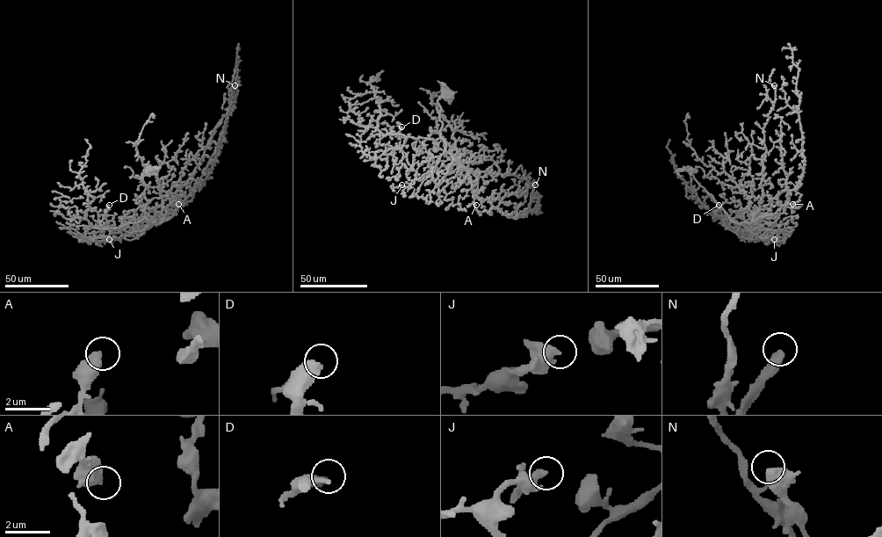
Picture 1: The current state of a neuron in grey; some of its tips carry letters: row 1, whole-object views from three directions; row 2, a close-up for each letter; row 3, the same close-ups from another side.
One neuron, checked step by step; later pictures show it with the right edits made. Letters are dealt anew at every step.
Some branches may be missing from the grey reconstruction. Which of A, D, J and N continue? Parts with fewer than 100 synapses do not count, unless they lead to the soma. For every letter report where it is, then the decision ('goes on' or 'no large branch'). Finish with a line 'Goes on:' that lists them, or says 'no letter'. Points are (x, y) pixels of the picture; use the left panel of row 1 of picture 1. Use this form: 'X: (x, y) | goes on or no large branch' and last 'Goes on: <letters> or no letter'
A: (178, 204) | no large branch
D: (109, 205) | goes on
J: (109, 239) | no large branch
N: (234, 85) | no large branch
Goes on: D

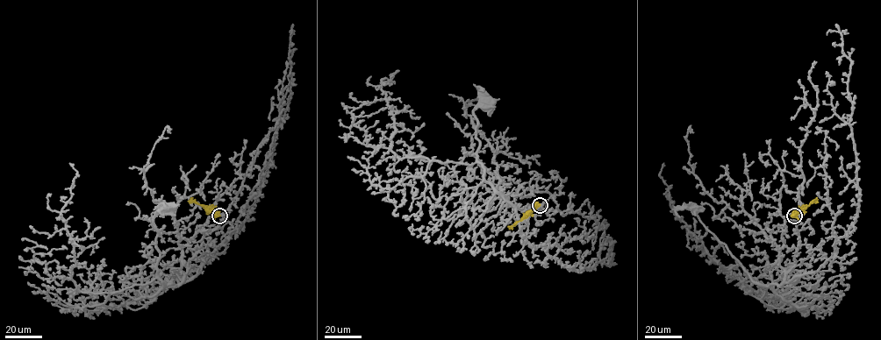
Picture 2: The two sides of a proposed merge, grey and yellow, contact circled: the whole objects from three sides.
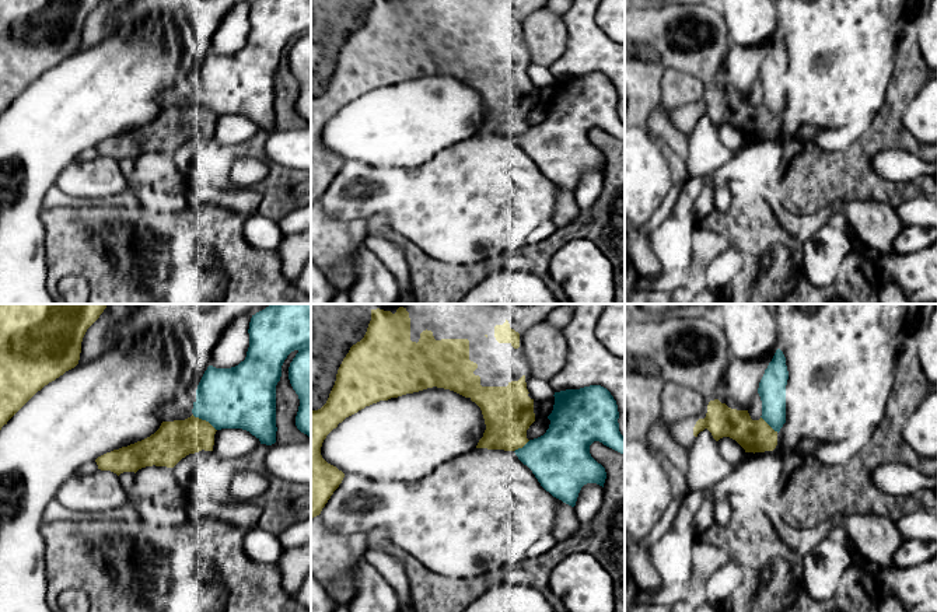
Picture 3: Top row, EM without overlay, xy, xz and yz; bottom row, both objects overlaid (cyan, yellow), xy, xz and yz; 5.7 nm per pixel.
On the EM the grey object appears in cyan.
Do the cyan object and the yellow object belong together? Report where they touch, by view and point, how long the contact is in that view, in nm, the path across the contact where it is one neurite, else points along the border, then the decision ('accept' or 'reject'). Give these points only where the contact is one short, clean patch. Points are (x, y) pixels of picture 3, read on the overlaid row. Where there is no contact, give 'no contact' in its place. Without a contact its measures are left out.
xy (205, 419) | 170 nm | reject

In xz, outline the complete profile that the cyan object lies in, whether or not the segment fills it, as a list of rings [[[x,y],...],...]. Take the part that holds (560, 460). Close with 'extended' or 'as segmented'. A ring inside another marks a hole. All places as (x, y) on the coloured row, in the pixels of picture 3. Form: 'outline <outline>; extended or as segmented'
outline [[[601,385],[555,392],[555,405],[546,433],[529,440],[515,450],[518,459],[527,465],[541,486],[553,497],[574,507],[581,487],[597,483],[604,487],[606,472],[590,454],[590,445],[599,441],[625,455],[625,437],[619,431],[618,405],[611,392]]]; as segmented

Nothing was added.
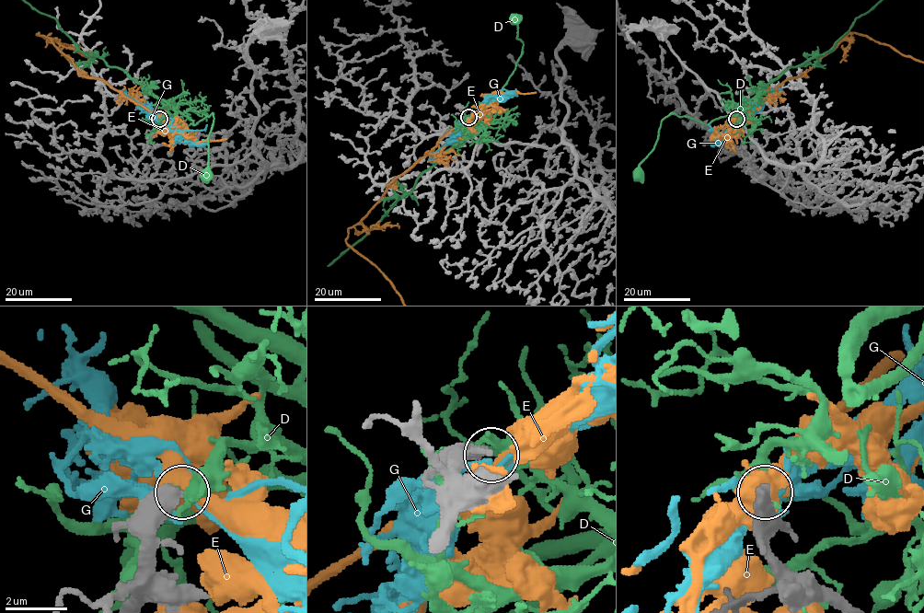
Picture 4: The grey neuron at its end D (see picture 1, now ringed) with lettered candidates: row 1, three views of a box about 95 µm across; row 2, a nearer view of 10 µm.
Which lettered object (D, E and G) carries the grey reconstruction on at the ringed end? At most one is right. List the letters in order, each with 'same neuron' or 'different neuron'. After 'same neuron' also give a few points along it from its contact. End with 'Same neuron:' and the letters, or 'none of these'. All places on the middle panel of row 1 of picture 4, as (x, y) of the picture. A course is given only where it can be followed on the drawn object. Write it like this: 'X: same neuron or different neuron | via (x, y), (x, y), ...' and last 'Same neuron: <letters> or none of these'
D: different neuron
E: different neuron
G: different neuron
Same neuron: none of these

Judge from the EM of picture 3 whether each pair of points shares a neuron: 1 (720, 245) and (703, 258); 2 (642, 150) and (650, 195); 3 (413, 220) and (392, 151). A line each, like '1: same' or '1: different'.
1: same
2: same
3: different

